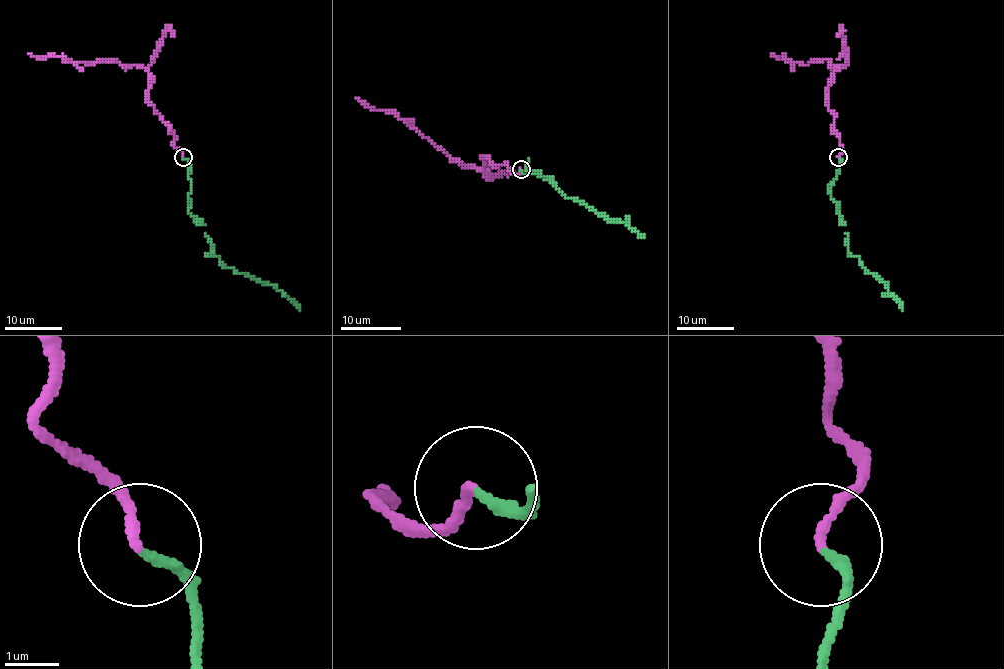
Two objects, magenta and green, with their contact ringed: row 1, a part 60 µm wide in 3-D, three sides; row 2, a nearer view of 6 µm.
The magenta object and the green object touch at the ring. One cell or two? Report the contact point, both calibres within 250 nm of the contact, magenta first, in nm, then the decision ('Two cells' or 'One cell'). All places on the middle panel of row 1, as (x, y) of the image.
Place: (521, 169). Thickness 180 nm (magenta) against 180 nm. One cell

